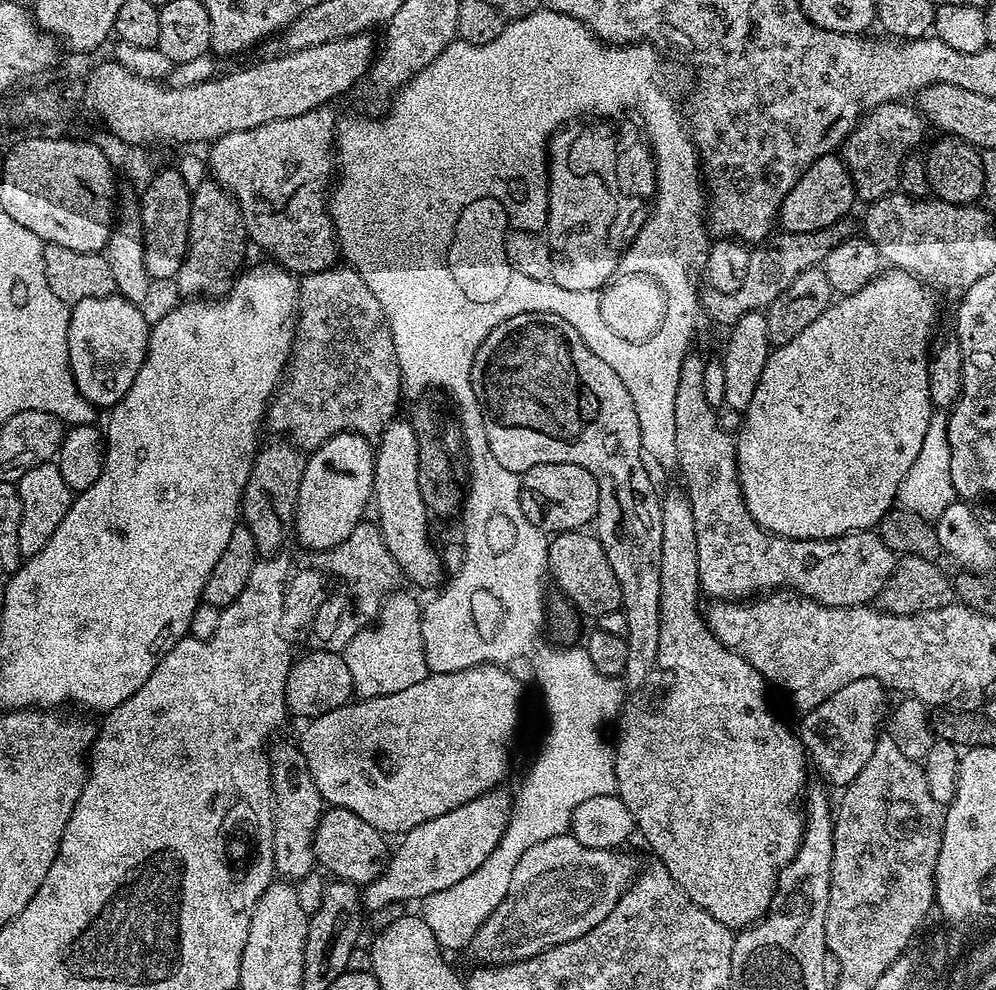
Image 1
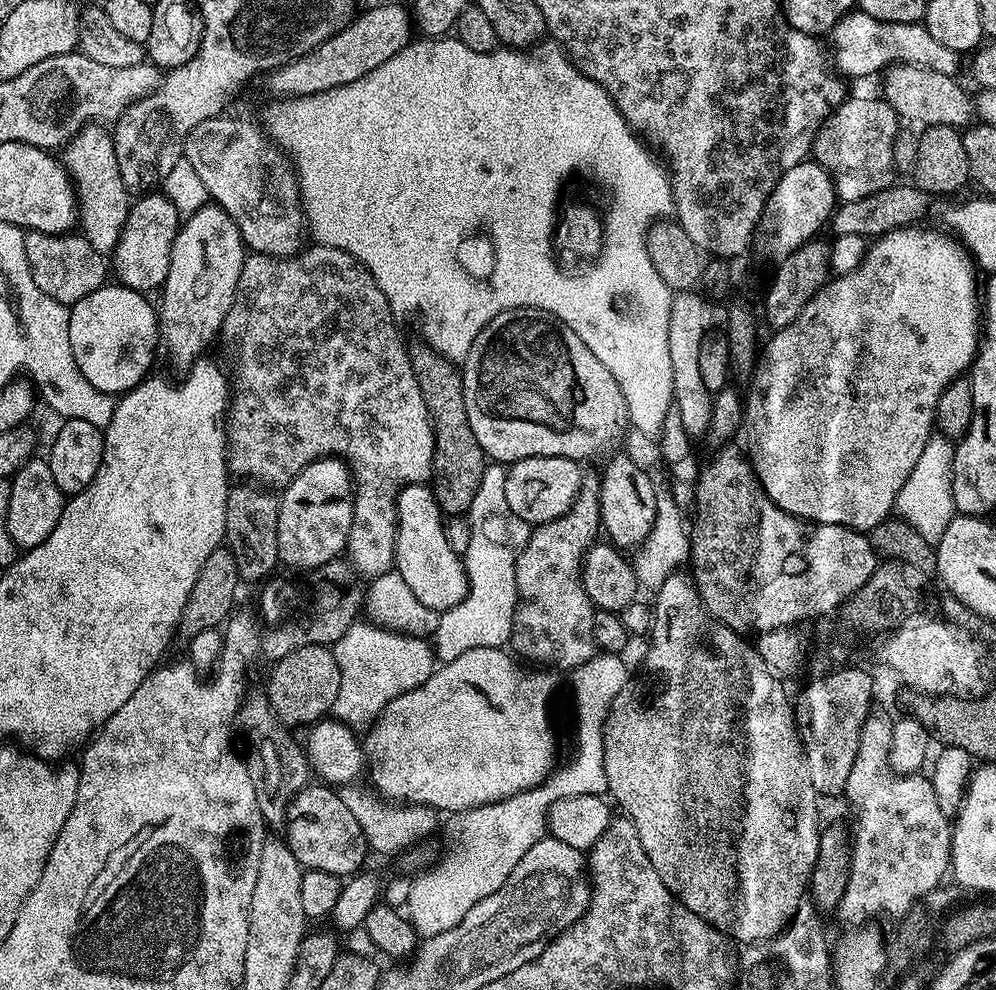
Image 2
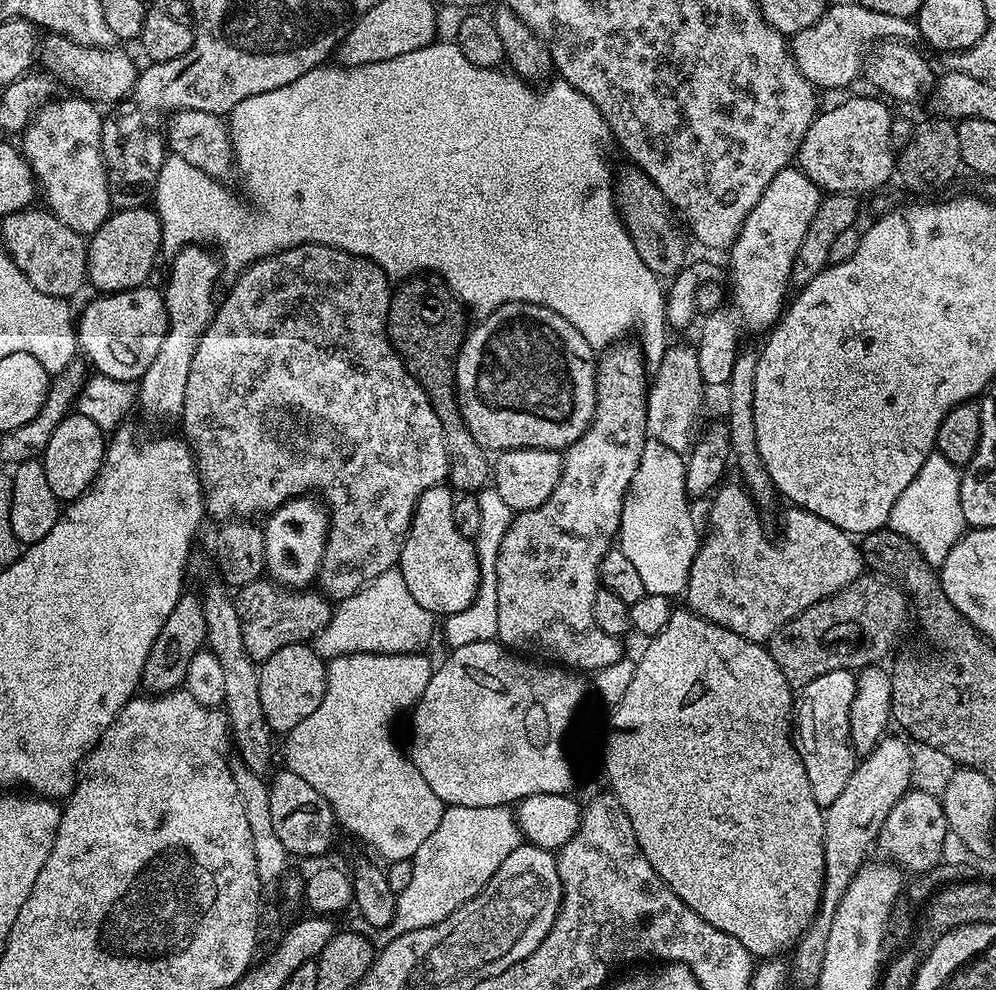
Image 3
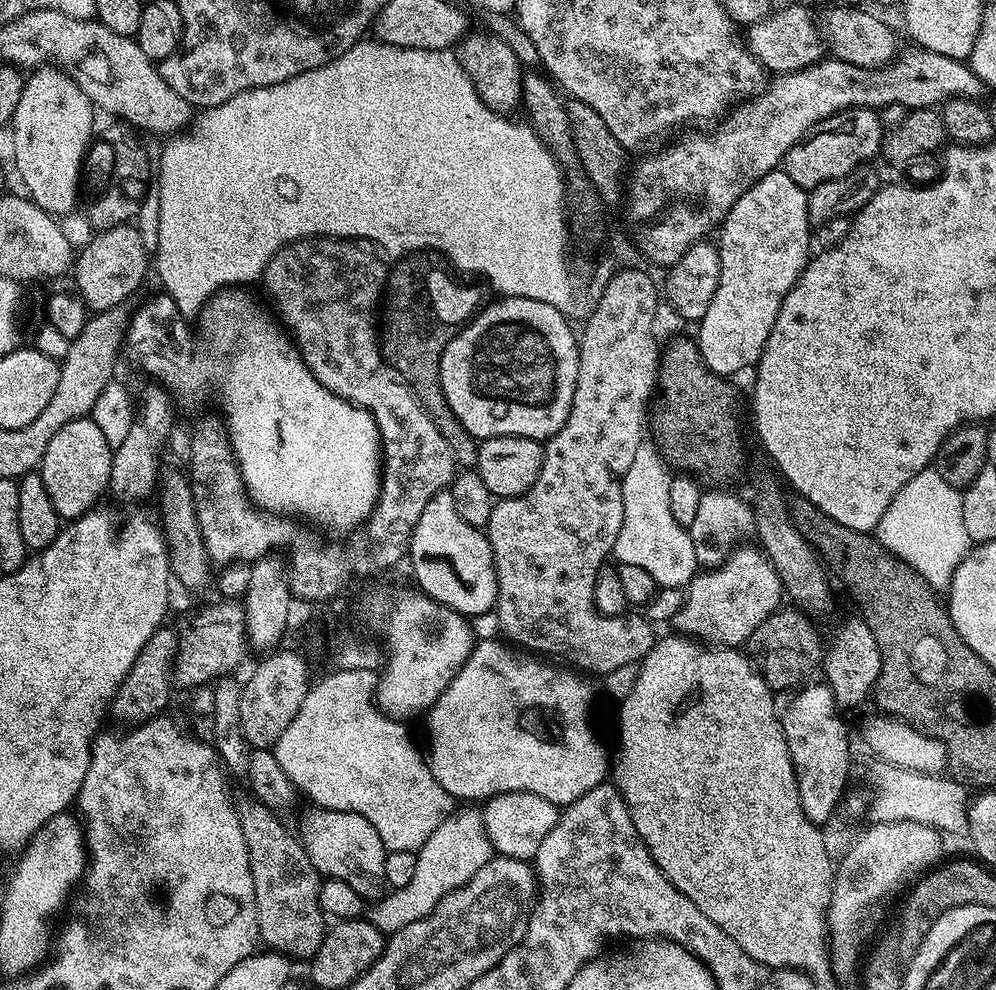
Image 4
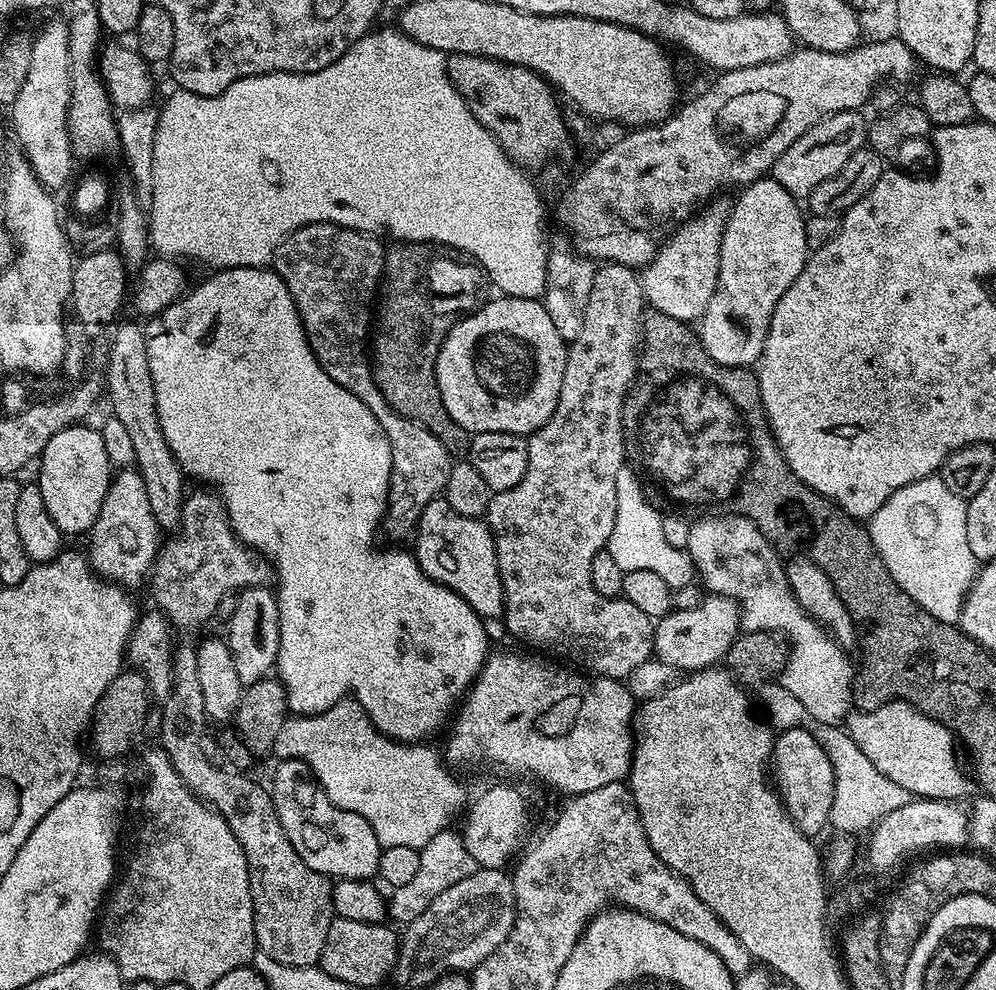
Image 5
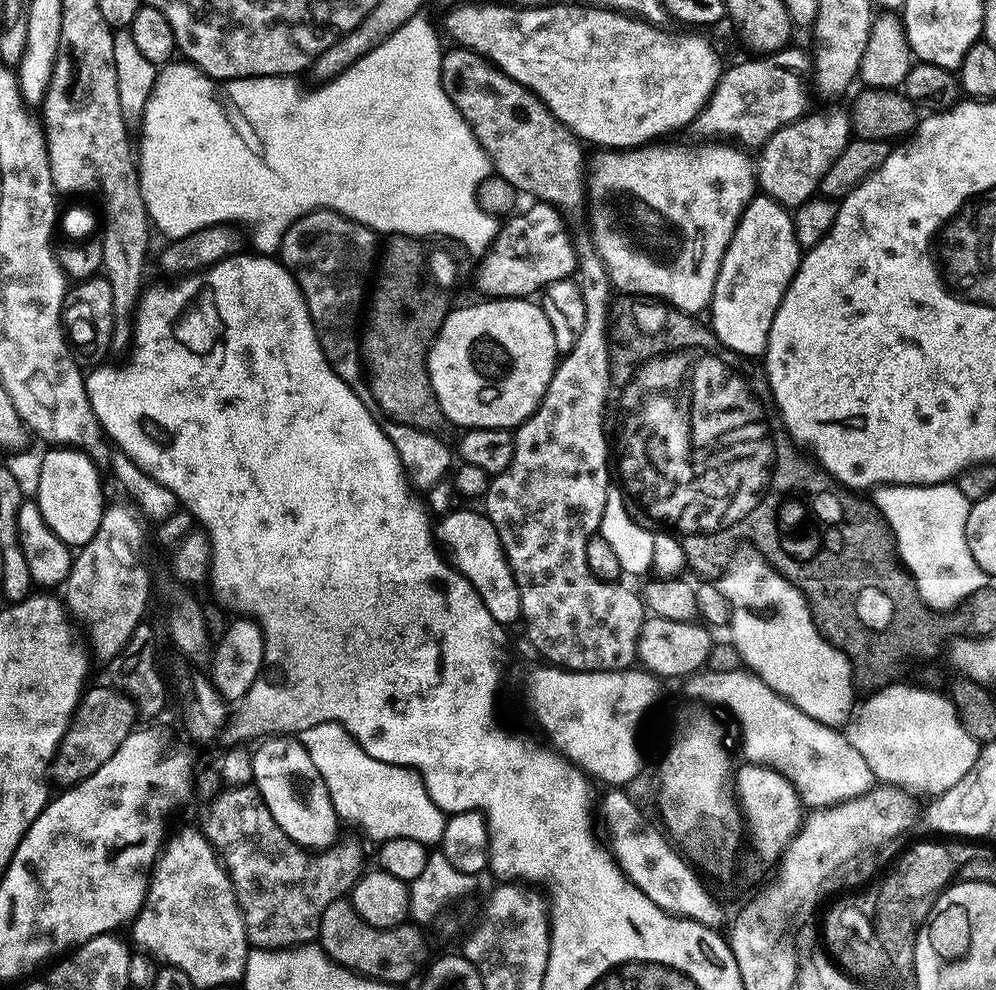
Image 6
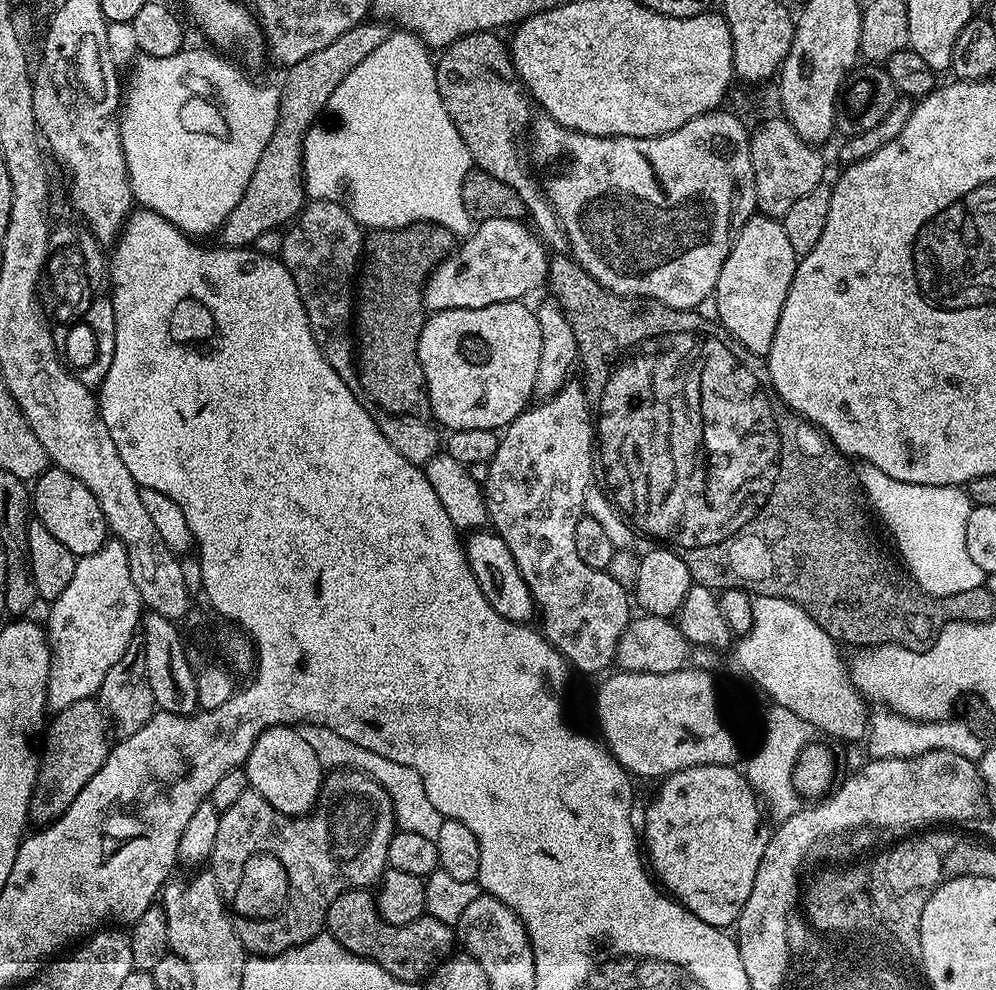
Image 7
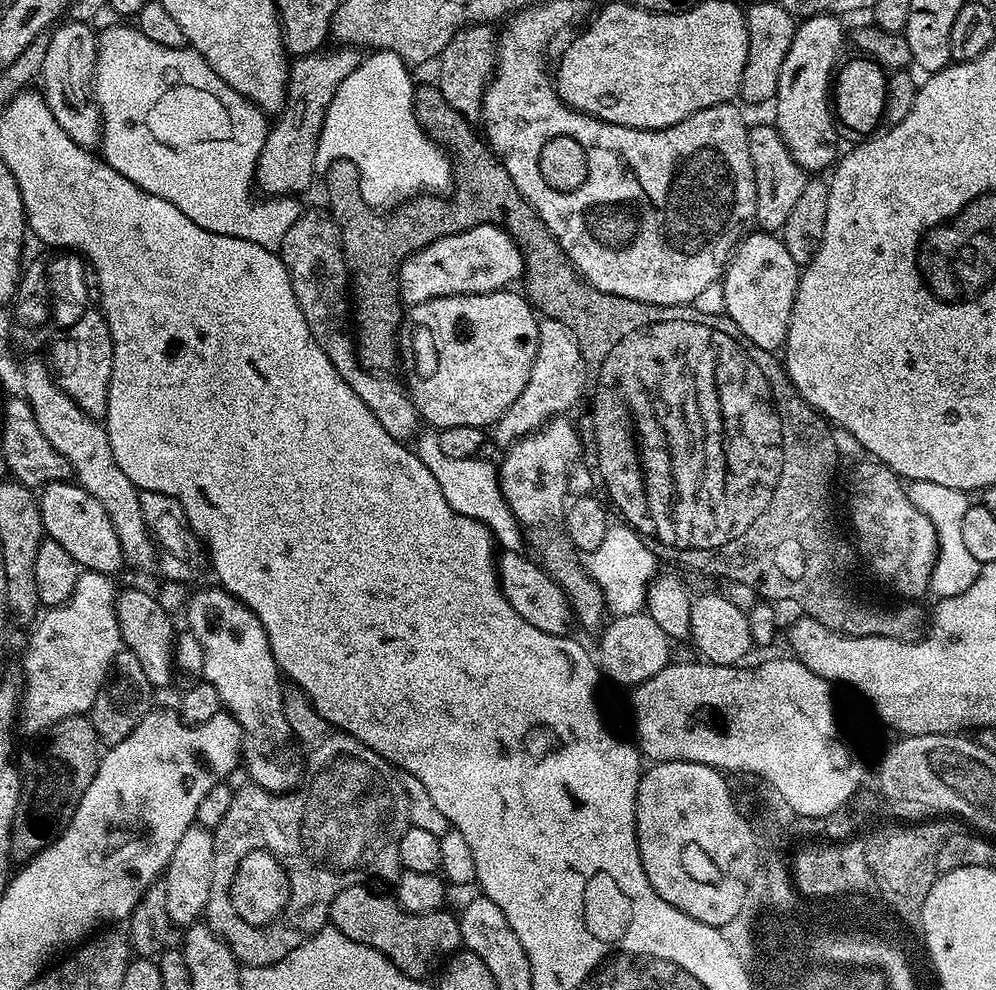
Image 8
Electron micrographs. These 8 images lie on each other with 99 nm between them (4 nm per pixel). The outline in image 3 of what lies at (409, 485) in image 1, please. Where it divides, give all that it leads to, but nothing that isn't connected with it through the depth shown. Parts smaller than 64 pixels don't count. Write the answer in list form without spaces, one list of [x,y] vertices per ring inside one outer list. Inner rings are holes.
[[[442,483],[420,495],[412,515],[412,524],[408,527],[404,544],[400,548],[398,565],[415,601],[436,618],[447,618],[466,610],[480,589],[480,563],[476,557],[476,546],[469,537],[462,535],[458,526],[454,526],[454,492],[451,490],[453,491],[447,483]]]

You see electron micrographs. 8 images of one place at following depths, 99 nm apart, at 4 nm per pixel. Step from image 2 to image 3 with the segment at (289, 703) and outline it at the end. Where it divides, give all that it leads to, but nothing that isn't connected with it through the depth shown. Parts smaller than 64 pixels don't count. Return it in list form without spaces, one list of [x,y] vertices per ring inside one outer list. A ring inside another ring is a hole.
[[[311,643],[282,646],[282,650],[274,650],[270,658],[259,665],[260,681],[258,694],[262,697],[262,714],[266,714],[266,722],[273,733],[286,734],[302,718],[310,718],[318,706],[322,706],[322,696],[328,686],[328,666],[326,660],[316,653]]]

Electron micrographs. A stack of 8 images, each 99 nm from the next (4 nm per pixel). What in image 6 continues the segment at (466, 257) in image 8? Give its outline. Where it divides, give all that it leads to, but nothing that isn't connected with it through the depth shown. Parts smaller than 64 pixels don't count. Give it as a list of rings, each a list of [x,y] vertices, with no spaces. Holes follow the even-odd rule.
[[[536,202],[531,205],[529,212],[521,216],[512,214],[503,221],[497,231],[496,242],[484,253],[479,261],[480,269],[476,272],[476,288],[484,298],[532,298],[549,284],[559,280],[567,280],[577,271],[578,256],[572,240],[568,237],[568,228],[564,225],[561,209],[554,204]]]

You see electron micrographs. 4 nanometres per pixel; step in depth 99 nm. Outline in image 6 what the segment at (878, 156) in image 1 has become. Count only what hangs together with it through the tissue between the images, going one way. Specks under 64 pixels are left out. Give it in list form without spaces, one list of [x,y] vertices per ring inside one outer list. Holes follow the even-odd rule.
[[[847,111],[812,115],[805,114],[799,120],[782,126],[782,130],[778,130],[758,149],[754,160],[759,191],[789,210],[801,208],[817,195],[826,170],[838,162],[838,154],[846,150],[848,141],[854,136]]]

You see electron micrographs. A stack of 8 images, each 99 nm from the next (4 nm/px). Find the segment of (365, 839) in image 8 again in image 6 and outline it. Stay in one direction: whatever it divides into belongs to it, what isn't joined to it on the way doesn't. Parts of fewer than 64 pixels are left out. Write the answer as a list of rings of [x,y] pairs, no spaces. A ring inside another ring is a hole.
[[[254,786],[242,788],[225,787],[216,796],[211,797],[208,817],[202,823],[202,831],[212,843],[212,849],[220,857],[228,877],[232,879],[232,889],[236,891],[241,909],[244,913],[244,925],[248,931],[248,942],[253,949],[266,948],[279,950],[295,948],[317,939],[322,914],[326,914],[326,906],[330,902],[341,899],[351,893],[356,880],[365,871],[364,852],[348,840],[341,846],[333,846],[319,854],[300,848],[274,822],[274,814],[266,810],[266,802]]]

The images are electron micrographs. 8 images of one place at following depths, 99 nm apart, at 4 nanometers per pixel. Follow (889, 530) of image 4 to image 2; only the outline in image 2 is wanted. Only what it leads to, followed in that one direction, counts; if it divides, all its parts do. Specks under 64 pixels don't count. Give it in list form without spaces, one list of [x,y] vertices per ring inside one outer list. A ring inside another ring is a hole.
[[[933,434],[926,442],[926,450],[922,450],[914,470],[910,470],[910,478],[906,478],[902,490],[898,490],[895,515],[910,522],[910,526],[914,526],[914,530],[918,530],[918,534],[922,534],[922,538],[926,538],[926,542],[933,546],[942,538],[942,534],[946,534],[946,526],[950,526],[952,517],[957,515],[952,489],[955,453],[956,446],[953,441]]]

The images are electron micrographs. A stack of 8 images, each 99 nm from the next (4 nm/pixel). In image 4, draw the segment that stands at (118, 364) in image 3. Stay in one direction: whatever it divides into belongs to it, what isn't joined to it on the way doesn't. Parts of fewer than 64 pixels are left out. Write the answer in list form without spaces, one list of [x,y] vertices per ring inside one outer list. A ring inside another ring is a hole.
[[[229,286],[216,293],[215,296],[208,299],[204,305],[198,320],[200,324],[200,333],[195,336],[194,333],[188,332],[189,321],[181,318],[179,315],[164,316],[160,308],[155,308],[152,304],[144,304],[140,309],[131,313],[128,321],[128,334],[126,337],[127,351],[132,351],[136,355],[136,360],[153,376],[153,381],[159,382],[167,388],[169,393],[177,401],[185,400],[186,403],[192,404],[195,400],[204,400],[207,396],[213,396],[220,403],[220,408],[224,411],[222,423],[228,433],[228,444],[232,447],[232,452],[236,456],[236,464],[240,467],[240,477],[244,480],[244,489],[248,492],[248,497],[257,508],[269,514],[285,514],[284,512],[293,512],[296,516],[301,516],[304,520],[313,520],[320,528],[325,528],[328,532],[348,532],[352,534],[357,531],[369,519],[368,515],[376,512],[376,502],[380,498],[380,482],[382,479],[382,449],[380,447],[380,432],[376,429],[376,419],[374,419],[367,410],[367,407],[352,403],[351,400],[344,400],[340,396],[333,396],[332,389],[327,384],[318,382],[315,372],[311,372],[306,366],[306,362],[300,356],[300,349],[290,339],[289,333],[283,327],[277,326],[273,332],[267,332],[266,329],[260,328],[256,332],[257,340],[251,340],[248,335],[251,334],[252,328],[248,325],[248,320],[236,316],[231,312],[232,304],[240,308],[243,304],[248,304],[252,296],[247,287]],[[236,424],[249,424],[252,429],[247,432],[244,428],[239,428]]]

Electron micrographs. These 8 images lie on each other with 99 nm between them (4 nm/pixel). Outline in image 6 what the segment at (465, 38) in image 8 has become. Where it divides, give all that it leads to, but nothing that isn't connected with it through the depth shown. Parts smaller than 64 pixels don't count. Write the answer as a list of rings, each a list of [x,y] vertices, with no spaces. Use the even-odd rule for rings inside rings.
[[[452,46],[449,49],[444,52],[440,67],[442,86],[450,102],[454,102],[462,118],[466,118],[482,150],[486,150],[488,160],[492,164],[492,172],[499,179],[510,182],[510,186],[514,186],[517,193],[524,195],[525,192],[526,195],[533,196],[533,201],[554,204],[561,210],[576,208],[583,200],[585,203],[586,156],[584,160],[585,149],[578,137],[566,125],[558,122],[558,118],[554,118],[552,111],[529,88],[514,82],[514,78],[495,68],[486,58],[469,48]]]

